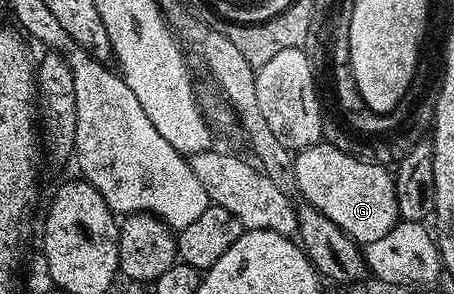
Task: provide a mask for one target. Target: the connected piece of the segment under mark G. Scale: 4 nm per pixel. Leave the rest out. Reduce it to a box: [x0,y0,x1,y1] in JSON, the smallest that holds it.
[295,142,401,246]

